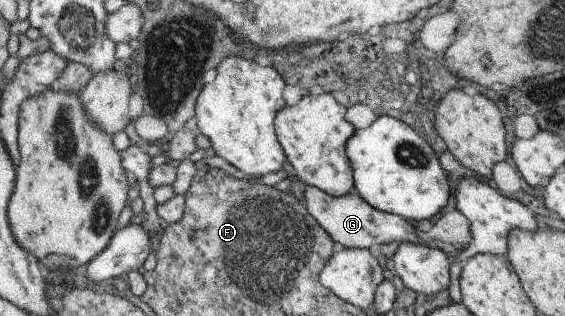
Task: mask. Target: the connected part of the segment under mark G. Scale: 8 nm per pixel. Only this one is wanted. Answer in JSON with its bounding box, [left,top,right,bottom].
[303,186,418,249]

